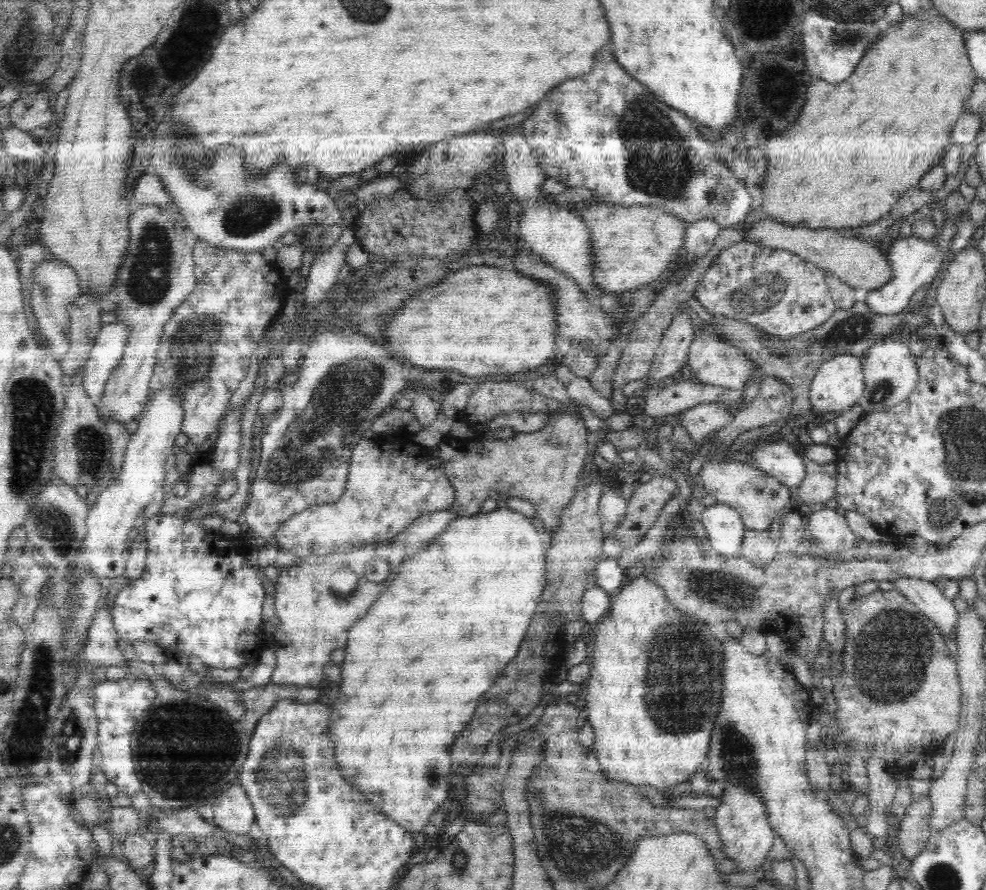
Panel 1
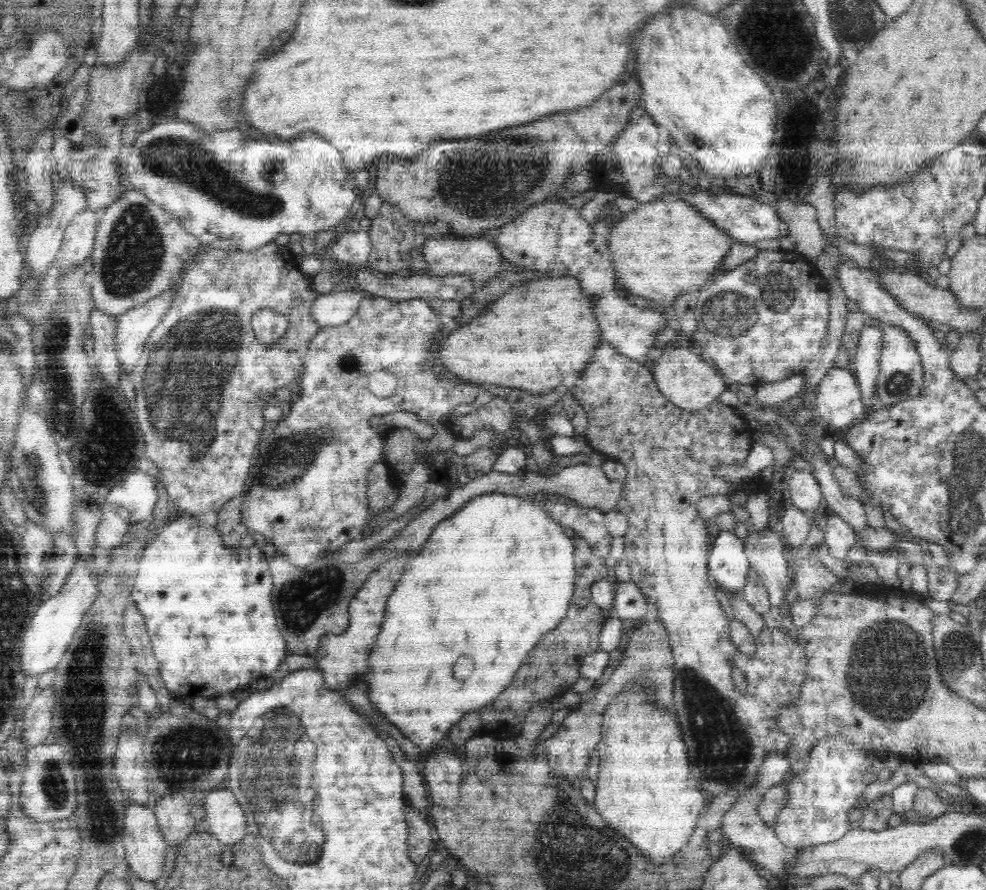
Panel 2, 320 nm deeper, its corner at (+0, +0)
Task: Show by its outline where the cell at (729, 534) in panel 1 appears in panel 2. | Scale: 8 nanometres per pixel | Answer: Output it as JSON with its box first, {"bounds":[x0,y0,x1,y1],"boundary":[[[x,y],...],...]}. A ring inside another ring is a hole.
{"bounds":[708,531,749,593],"boundary":[[[721,531],[708,552],[709,577],[728,593],[743,593],[749,571],[745,543],[734,531]]]}

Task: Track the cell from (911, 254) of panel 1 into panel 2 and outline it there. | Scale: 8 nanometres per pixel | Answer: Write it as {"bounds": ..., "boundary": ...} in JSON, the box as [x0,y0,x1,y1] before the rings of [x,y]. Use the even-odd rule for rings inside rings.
{"bounds":[851,322,881,412],"boundary":[[[866,322],[860,332],[855,360],[851,369],[855,374],[861,398],[864,398],[863,405],[867,412],[878,406],[876,382],[878,372],[880,372],[881,348],[881,328]]]}

